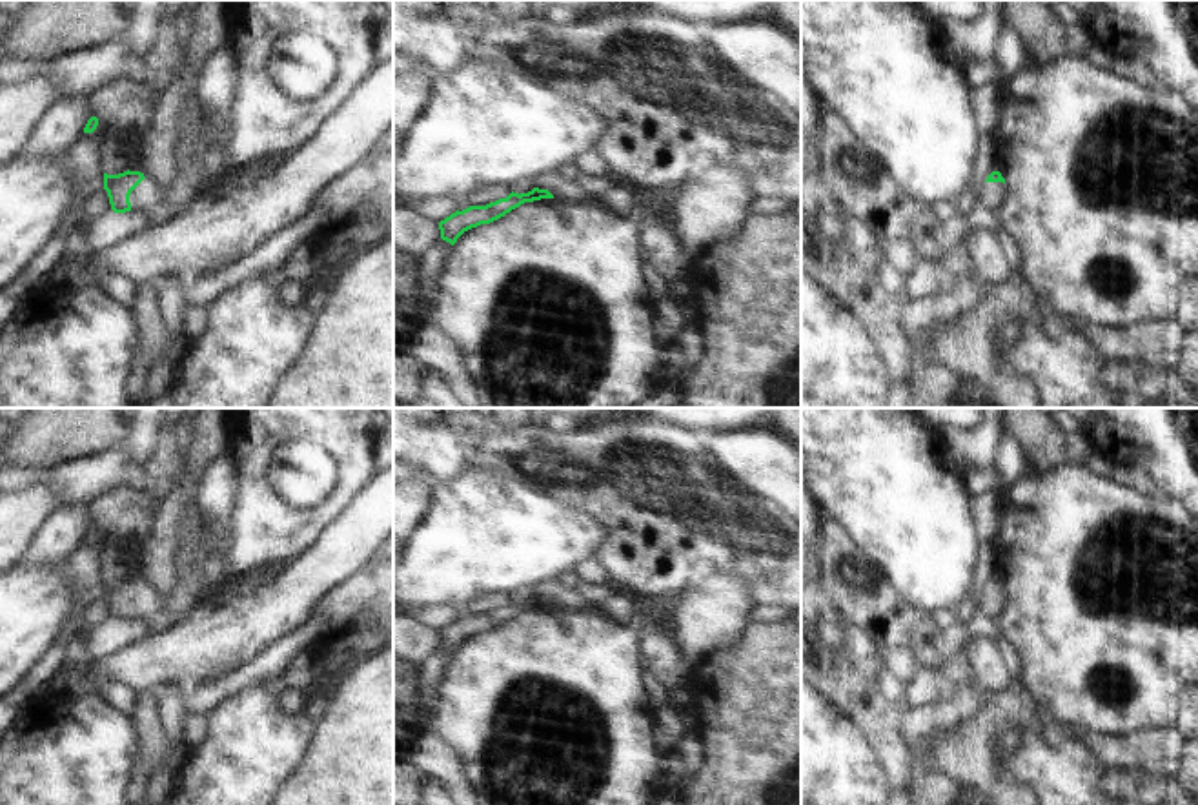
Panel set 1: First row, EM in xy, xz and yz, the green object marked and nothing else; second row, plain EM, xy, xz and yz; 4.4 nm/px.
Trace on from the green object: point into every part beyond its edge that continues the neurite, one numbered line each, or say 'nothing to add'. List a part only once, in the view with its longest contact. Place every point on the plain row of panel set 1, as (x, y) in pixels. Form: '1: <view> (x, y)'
nothing to add

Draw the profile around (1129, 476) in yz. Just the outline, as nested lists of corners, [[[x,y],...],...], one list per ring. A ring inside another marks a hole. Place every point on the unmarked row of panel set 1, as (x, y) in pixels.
[[[1114,466],[1112,479],[1127,488],[1138,490],[1143,495],[1160,494],[1152,479],[1136,466]]]

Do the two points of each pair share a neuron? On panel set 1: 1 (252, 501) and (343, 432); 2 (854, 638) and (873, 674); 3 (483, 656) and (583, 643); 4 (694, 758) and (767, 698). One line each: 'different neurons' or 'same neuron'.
1: same neuron
2: same neuron
3: same neuron
4: different neurons

